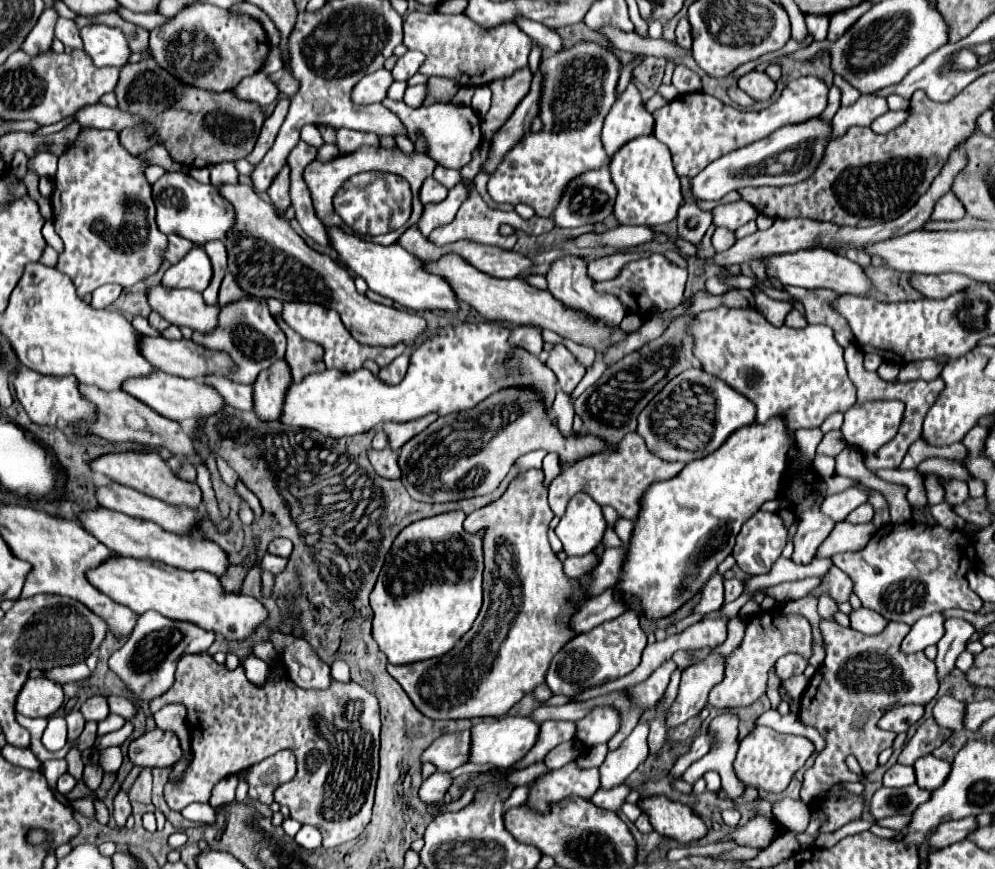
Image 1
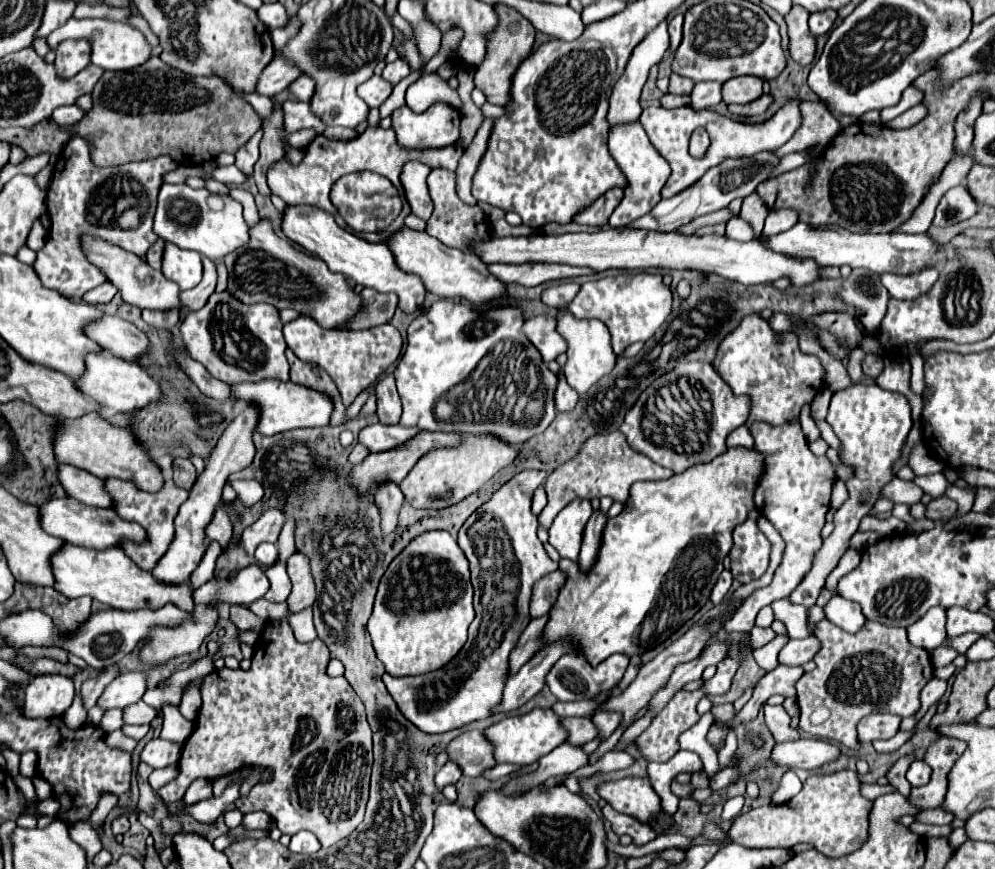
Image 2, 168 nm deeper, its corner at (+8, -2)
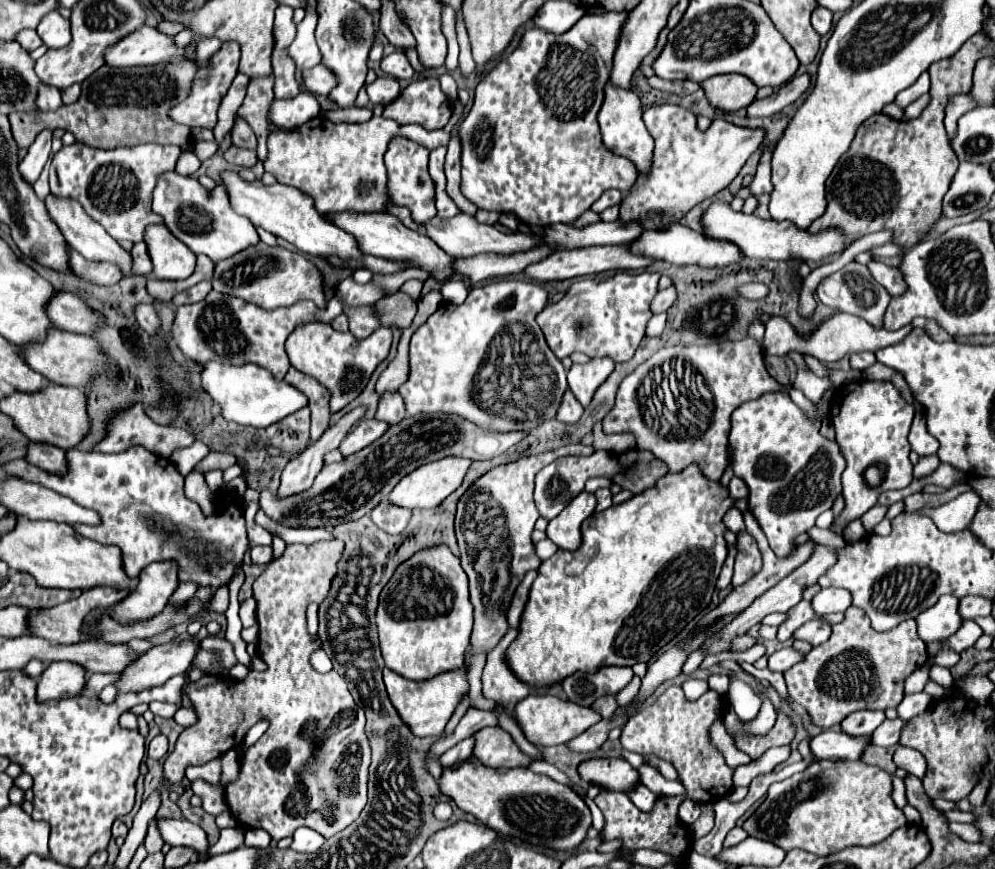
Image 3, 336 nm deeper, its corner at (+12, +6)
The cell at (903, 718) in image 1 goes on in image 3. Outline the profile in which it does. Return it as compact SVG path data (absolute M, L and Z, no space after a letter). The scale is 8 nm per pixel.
M856 711L848 715L842 721L842 729L848 735L870 735L882 721L884 721L884 711Z

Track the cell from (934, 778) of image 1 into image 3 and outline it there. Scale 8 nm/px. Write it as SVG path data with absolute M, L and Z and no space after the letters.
M898 747L896 753L894 753L894 763L896 767L908 771L910 775L916 775L916 777L924 777L926 773L926 759L922 753L918 753L916 749L910 749L910 747Z

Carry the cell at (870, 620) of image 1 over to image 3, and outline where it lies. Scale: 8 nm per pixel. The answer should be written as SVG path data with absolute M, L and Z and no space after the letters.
M828 587L822 589L814 599L812 599L812 609L818 615L826 613L844 613L852 605L852 595L846 589L840 587Z

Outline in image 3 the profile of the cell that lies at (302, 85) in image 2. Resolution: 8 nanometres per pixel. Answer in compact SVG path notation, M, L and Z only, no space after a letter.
M316 65L312 69L302 71L302 81L304 81L306 91L314 95L326 95L336 85L336 77L324 65Z

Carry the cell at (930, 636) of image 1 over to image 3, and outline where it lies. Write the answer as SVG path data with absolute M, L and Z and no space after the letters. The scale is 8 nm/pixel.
M954 595L940 597L936 605L932 605L916 617L918 635L926 643L950 637L960 627L960 623L962 617L958 615L958 599Z

